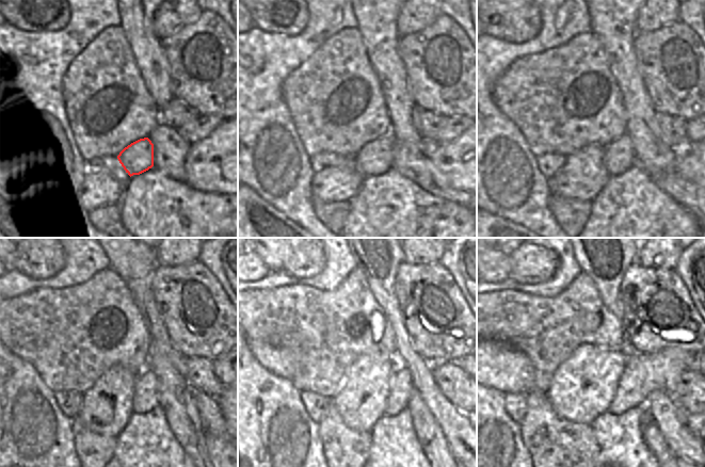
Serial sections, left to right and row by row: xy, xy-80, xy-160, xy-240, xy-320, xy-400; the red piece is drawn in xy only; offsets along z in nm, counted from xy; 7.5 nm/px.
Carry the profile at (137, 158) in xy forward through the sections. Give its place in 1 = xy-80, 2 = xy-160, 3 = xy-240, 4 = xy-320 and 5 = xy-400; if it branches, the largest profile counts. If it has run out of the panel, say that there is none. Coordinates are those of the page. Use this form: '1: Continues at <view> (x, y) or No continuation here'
1: Continues at xy-80 (375, 158)
2: Continues at xy-160 (619, 157)
3: Continues at xy-240 (145, 398)
4: Continues at xy-320 (398, 399)
5: Continues at xy-400 (644, 373)

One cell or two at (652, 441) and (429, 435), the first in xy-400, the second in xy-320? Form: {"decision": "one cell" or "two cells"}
{"decision": "one cell"}

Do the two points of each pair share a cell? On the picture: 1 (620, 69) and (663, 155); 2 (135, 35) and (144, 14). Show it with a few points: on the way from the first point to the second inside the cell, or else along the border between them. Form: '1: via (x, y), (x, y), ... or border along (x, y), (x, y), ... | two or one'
1: via (634, 91), (644, 133) | one
2: via (138, 30), (139, 19) | one

